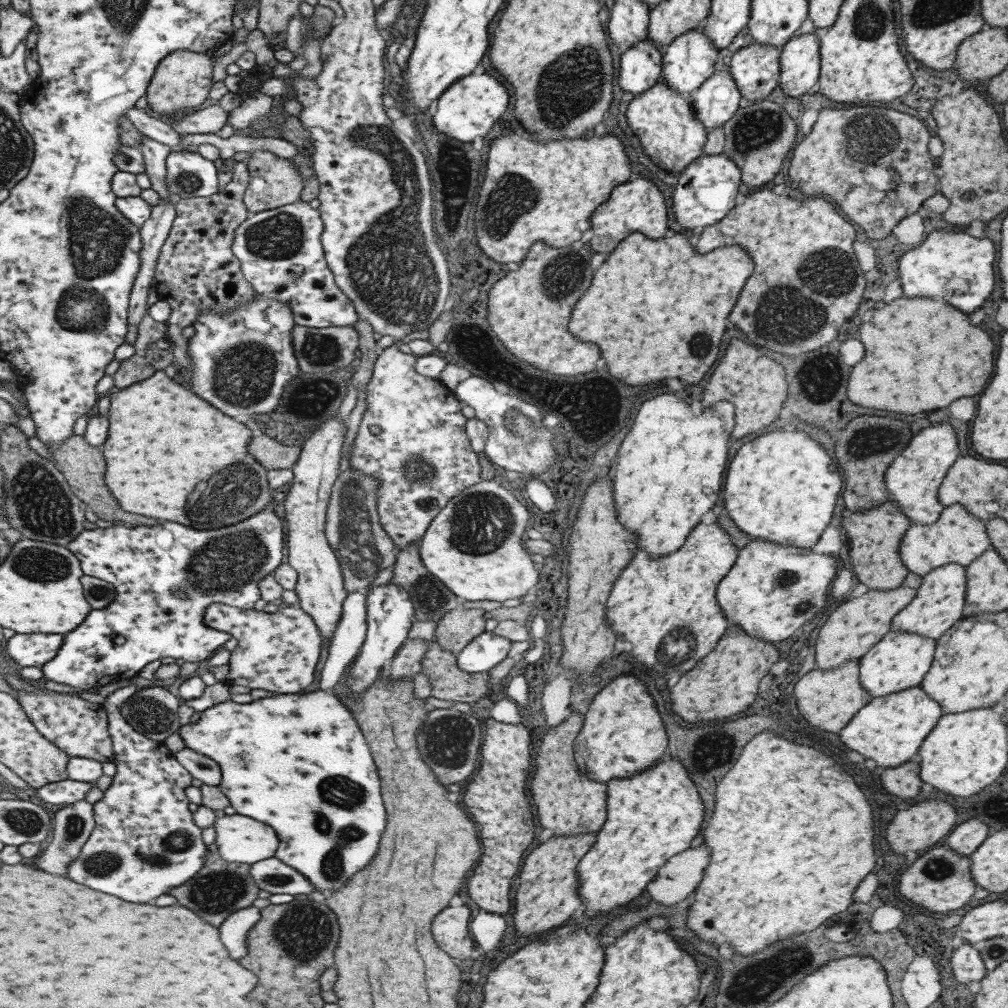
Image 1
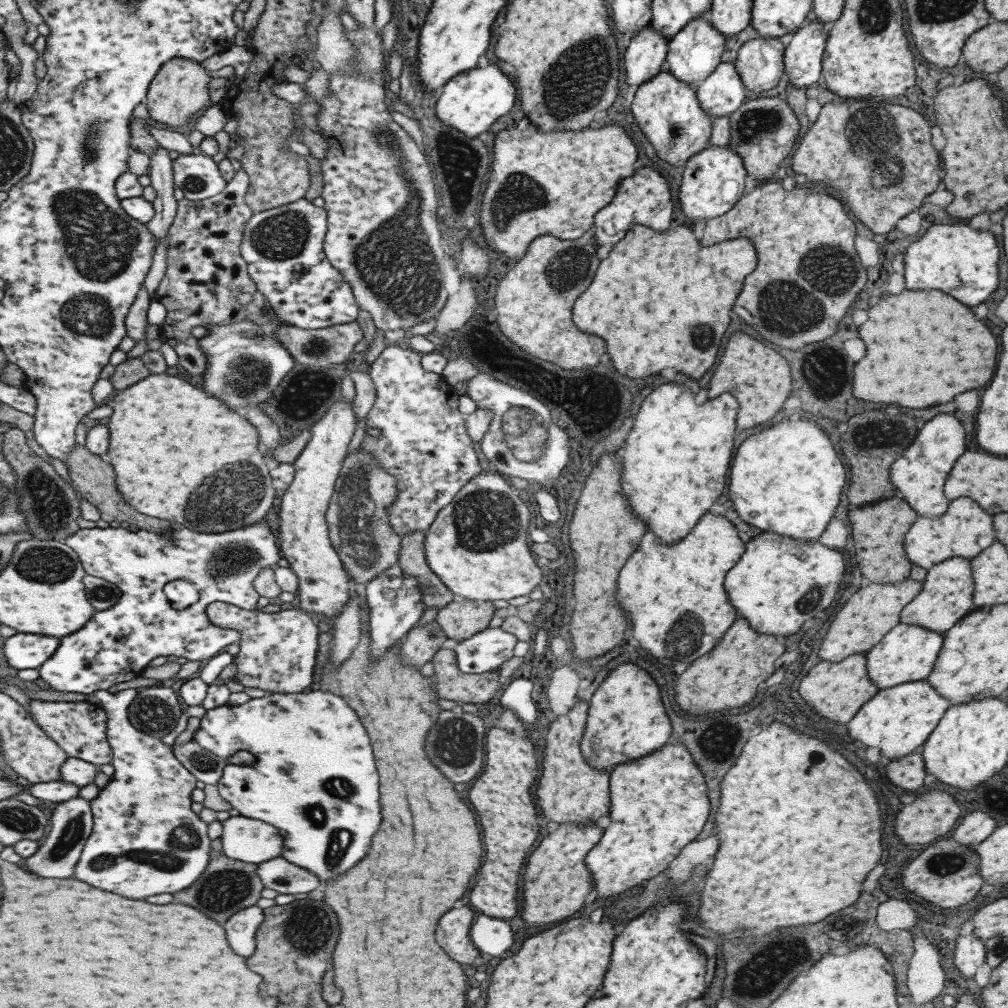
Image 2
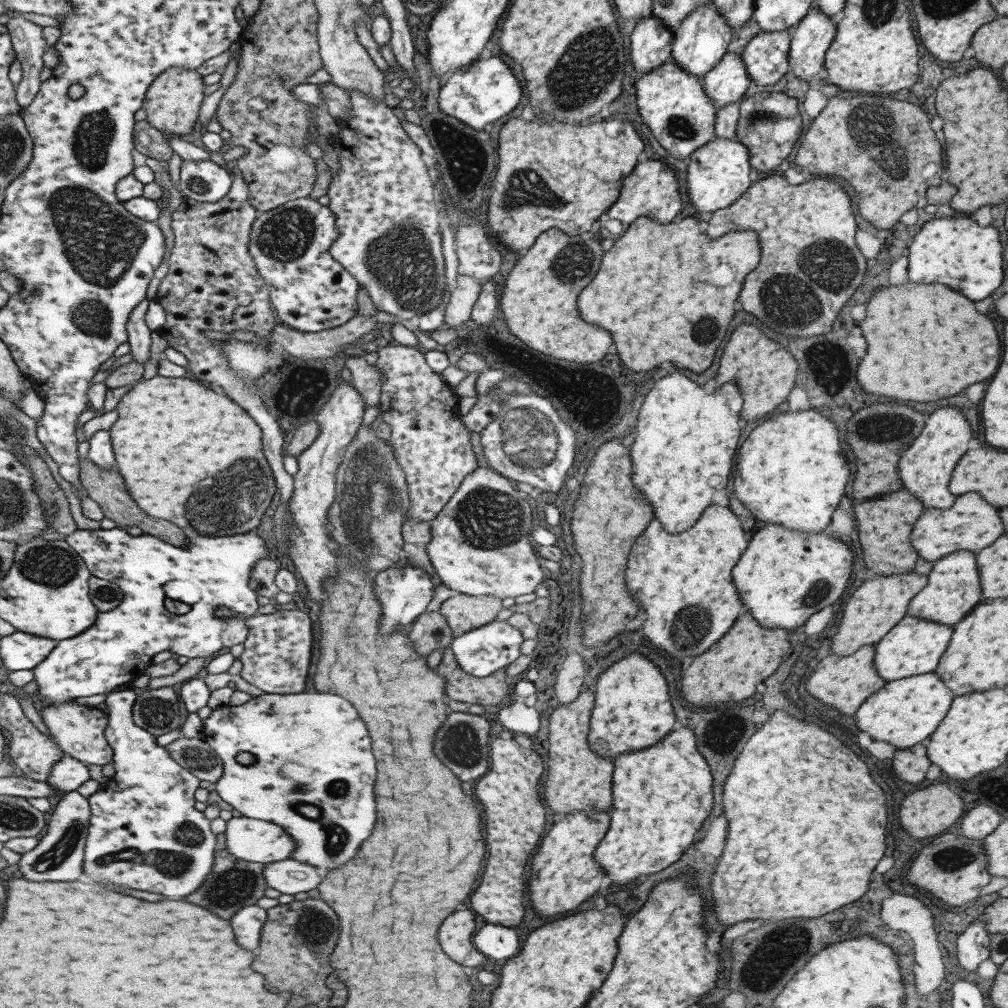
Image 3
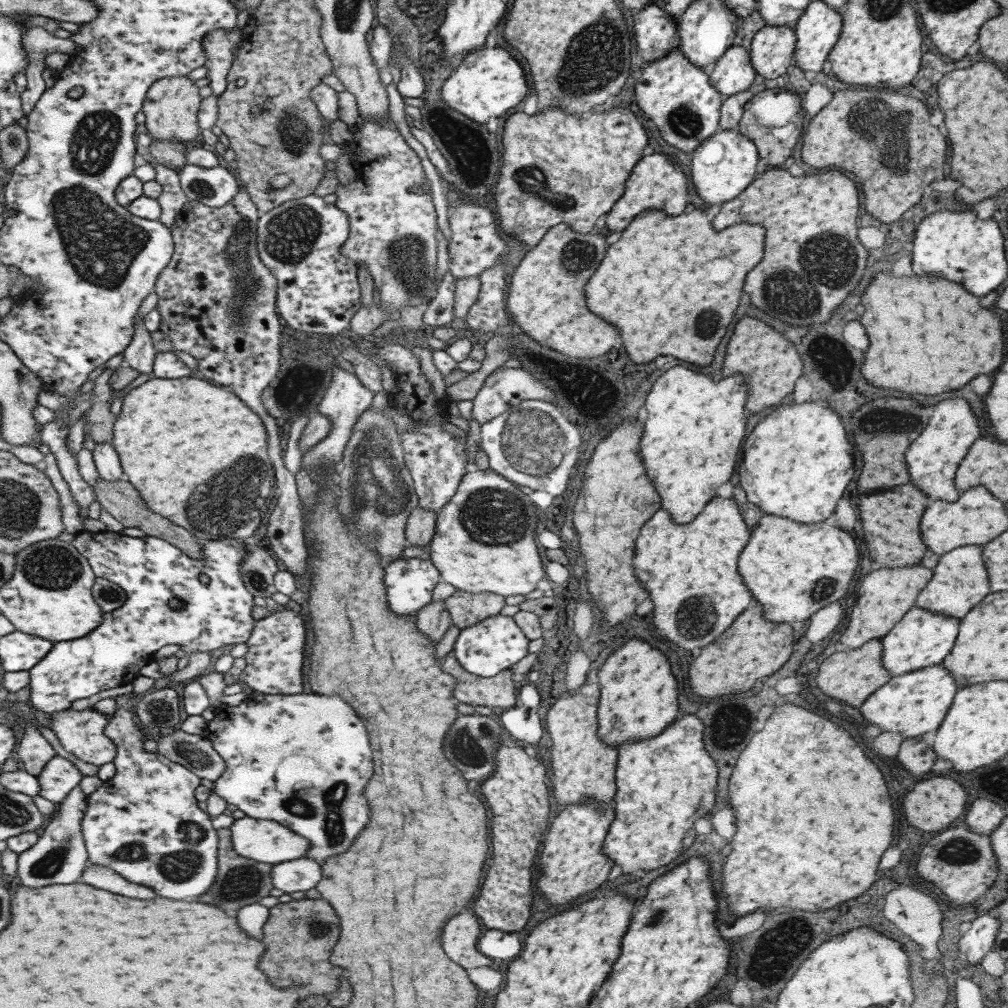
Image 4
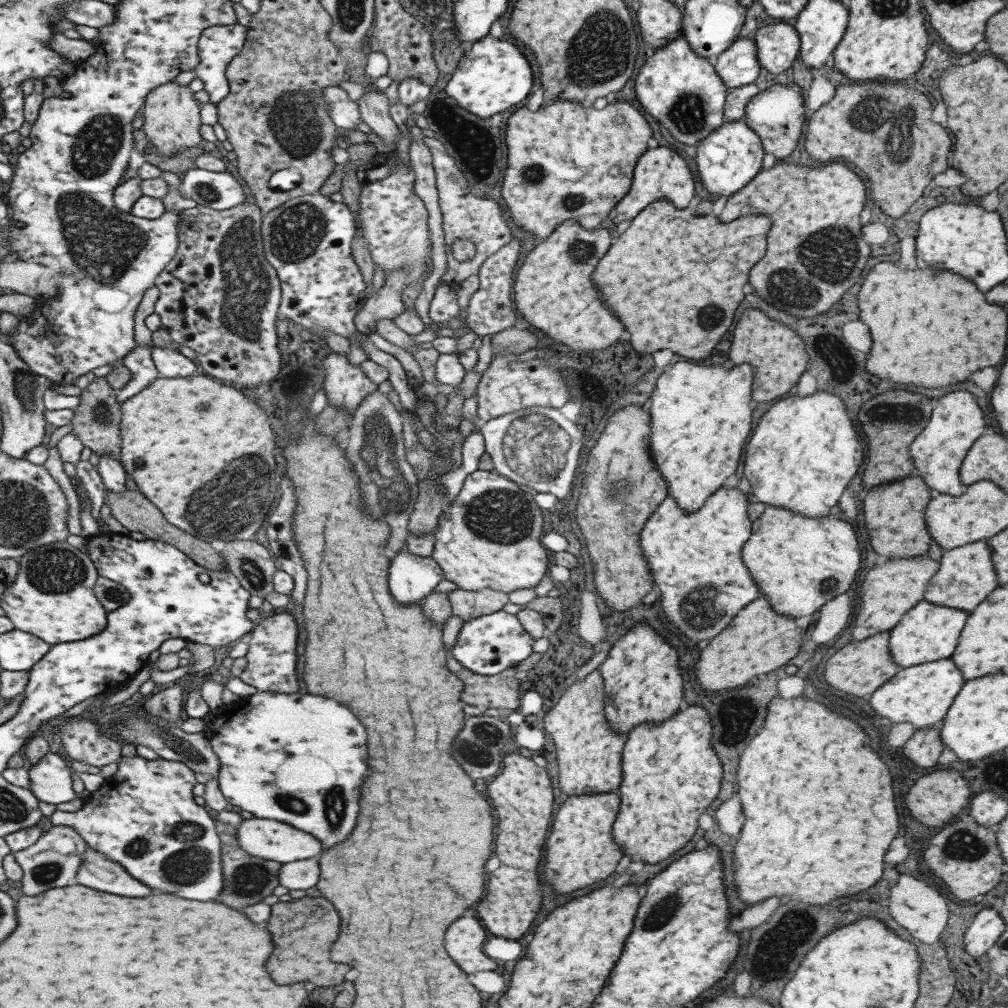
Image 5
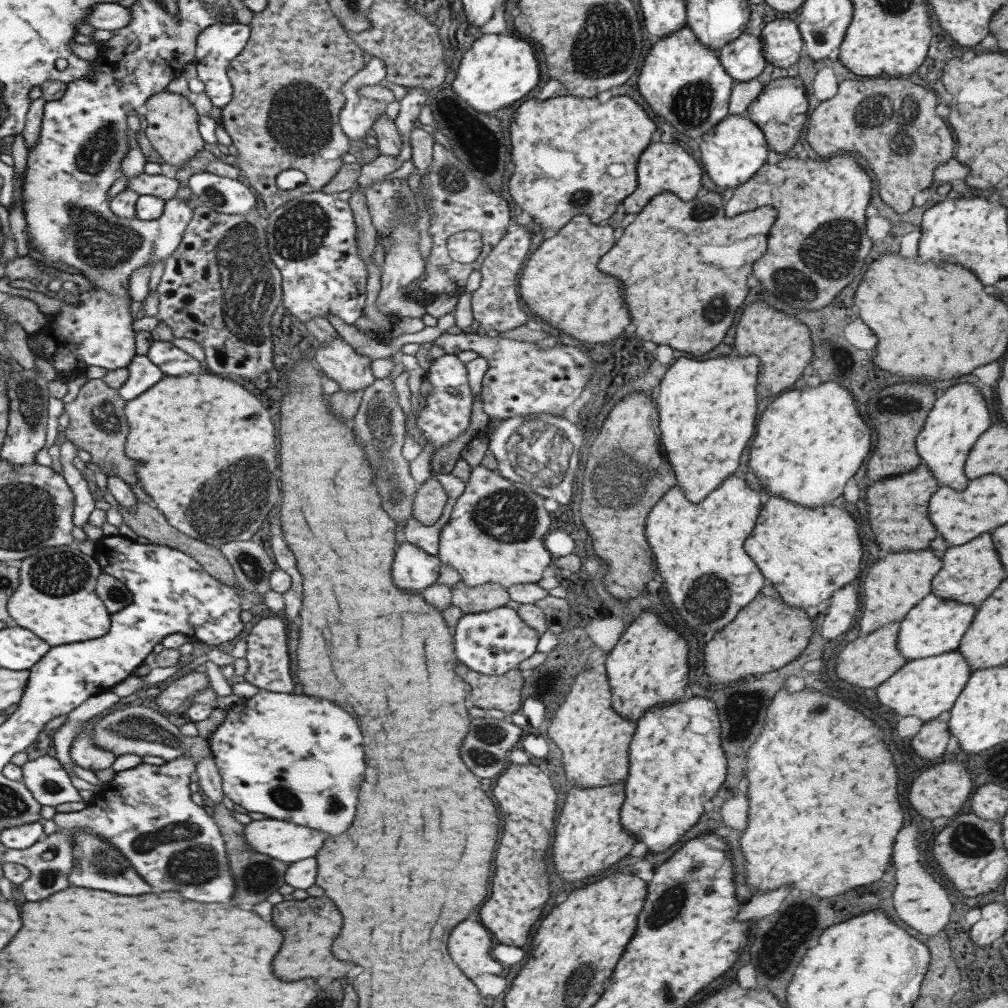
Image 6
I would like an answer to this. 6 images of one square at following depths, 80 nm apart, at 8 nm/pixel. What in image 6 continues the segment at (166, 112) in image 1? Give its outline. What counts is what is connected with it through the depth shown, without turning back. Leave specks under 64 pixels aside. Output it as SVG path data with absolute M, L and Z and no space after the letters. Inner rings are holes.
M163 89L149 96L141 110L147 124L144 135L166 164L180 167L203 149L204 140L198 133L198 114L191 99L185 98L181 93Z

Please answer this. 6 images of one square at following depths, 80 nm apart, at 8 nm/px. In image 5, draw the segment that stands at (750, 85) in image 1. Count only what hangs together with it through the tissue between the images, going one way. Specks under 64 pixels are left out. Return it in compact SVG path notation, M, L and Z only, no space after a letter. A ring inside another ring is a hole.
M783 21L758 28L752 40L759 66L773 75L782 75L797 59L798 33Z

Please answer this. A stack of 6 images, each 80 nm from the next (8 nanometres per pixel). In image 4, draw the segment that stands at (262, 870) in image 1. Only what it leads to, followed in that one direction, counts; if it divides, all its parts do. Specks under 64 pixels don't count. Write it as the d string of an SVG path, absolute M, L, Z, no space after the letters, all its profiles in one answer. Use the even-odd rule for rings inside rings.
M303 857L273 865L272 867L270 875L272 887L285 894L293 892L305 893L313 888L321 878L319 864L315 864L313 860L307 860L307 858Z

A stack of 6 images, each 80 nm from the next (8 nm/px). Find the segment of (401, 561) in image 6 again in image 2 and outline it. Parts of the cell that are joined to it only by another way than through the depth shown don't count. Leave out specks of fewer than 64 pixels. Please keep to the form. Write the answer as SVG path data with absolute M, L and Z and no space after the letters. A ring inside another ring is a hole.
M383 573L362 586L368 604L369 658L377 660L387 648L403 640L406 632L416 626L423 613L420 588L414 576L385 577Z

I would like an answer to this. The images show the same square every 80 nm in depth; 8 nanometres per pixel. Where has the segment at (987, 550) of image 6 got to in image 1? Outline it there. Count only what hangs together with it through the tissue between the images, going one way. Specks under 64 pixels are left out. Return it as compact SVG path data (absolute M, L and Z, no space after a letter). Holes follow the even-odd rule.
M950 562L925 573L913 600L891 619L888 632L912 632L917 636L937 640L956 620L962 618L966 589L964 572L963 566Z

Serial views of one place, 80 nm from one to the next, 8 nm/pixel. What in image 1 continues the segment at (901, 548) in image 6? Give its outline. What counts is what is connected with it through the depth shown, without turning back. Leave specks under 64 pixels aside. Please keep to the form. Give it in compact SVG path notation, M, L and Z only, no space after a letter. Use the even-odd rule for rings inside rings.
M887 500L878 507L863 511L853 511L843 516L840 530L848 544L849 564L855 580L864 584L868 590L886 590L903 584L908 570L902 565L898 548L903 533L911 526L897 506L896 502Z

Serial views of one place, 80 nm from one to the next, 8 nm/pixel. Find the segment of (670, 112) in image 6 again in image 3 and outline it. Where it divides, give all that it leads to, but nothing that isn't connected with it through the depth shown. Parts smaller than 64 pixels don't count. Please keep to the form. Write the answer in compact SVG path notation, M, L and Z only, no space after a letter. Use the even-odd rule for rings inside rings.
M672 59L641 75L634 84L635 104L641 120L646 123L655 140L673 158L687 158L696 148L714 137L717 108L703 92L700 78L687 74Z

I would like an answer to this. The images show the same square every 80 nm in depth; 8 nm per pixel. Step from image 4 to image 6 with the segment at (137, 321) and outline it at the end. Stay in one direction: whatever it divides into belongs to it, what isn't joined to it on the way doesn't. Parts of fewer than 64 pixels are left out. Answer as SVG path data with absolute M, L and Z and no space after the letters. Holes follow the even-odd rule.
M133 355L126 369L128 370L127 381L116 390L118 396L125 402L137 398L139 394L143 394L163 378L162 372L146 355Z

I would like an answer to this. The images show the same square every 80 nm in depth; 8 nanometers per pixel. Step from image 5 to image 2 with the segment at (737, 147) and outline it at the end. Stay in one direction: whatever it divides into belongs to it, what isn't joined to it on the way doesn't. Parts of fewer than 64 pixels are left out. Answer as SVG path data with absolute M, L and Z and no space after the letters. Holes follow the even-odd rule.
M728 145L710 146L690 156L684 164L681 181L674 186L675 202L687 220L711 220L727 212L742 197L745 169L741 157Z

